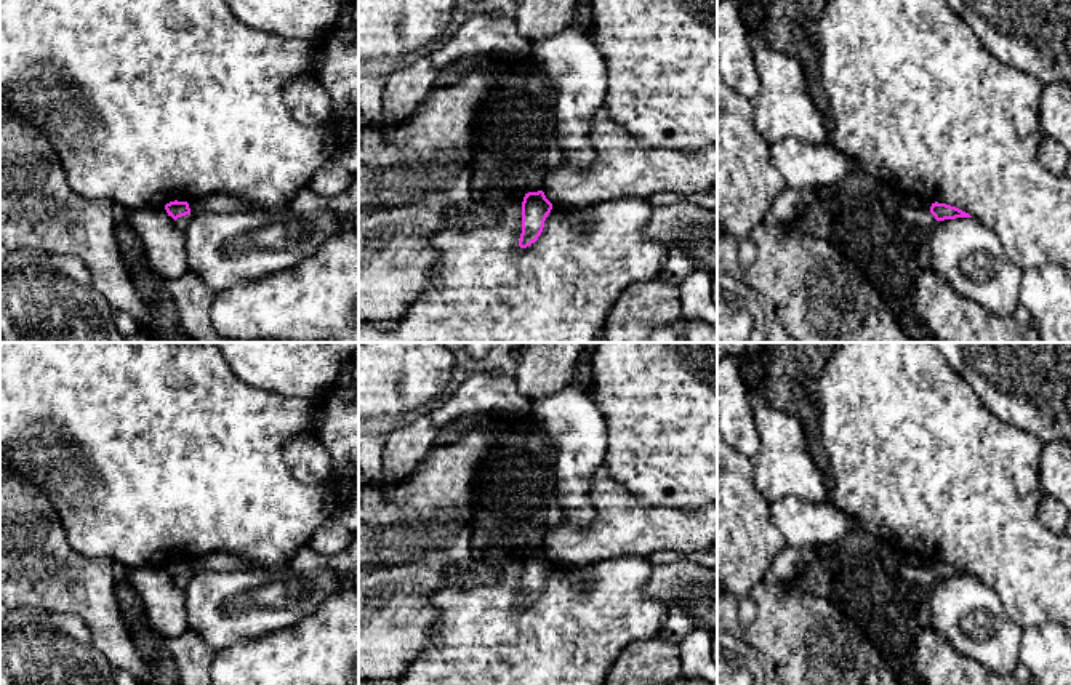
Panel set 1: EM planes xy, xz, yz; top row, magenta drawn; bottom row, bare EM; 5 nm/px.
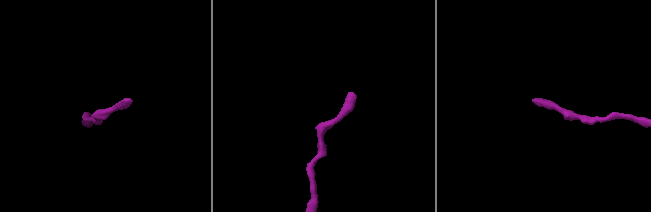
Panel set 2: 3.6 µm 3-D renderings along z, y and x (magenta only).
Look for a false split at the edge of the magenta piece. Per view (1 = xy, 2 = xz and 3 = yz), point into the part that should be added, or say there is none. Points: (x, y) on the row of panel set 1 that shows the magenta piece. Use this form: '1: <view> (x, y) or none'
1: none
2: none
3: none

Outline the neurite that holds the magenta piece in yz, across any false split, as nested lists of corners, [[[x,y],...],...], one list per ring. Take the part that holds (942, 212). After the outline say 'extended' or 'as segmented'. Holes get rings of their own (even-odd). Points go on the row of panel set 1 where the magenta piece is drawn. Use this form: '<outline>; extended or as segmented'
[[[932,203],[930,213],[935,216],[937,221],[945,221],[945,219],[956,219],[956,218],[972,218],[969,213],[946,205],[946,203]]]; as segmented

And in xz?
[[[543,190],[525,194],[522,202],[520,248],[527,248],[538,240],[551,210],[552,203],[546,198]]]; as segmented

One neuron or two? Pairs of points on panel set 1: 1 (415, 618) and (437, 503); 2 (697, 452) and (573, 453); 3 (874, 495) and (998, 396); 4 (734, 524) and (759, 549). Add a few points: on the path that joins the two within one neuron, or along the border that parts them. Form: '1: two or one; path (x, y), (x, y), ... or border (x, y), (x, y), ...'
1: one; path (415, 589), (415, 536), (420, 532)
2: two; border (601, 416), (607, 432), (607, 452), (602, 464)
3: two; border (961, 376), (996, 416), (1017, 426)
4: one; path (740, 530), (753, 543)

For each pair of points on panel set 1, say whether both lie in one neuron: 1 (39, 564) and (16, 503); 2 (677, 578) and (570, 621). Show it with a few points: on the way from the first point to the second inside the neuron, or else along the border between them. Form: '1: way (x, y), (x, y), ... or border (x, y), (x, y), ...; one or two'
1: way (24, 549), (16, 541), (16, 517); one
2: border (653, 565), (645, 594), (657, 597), (668, 613); two

